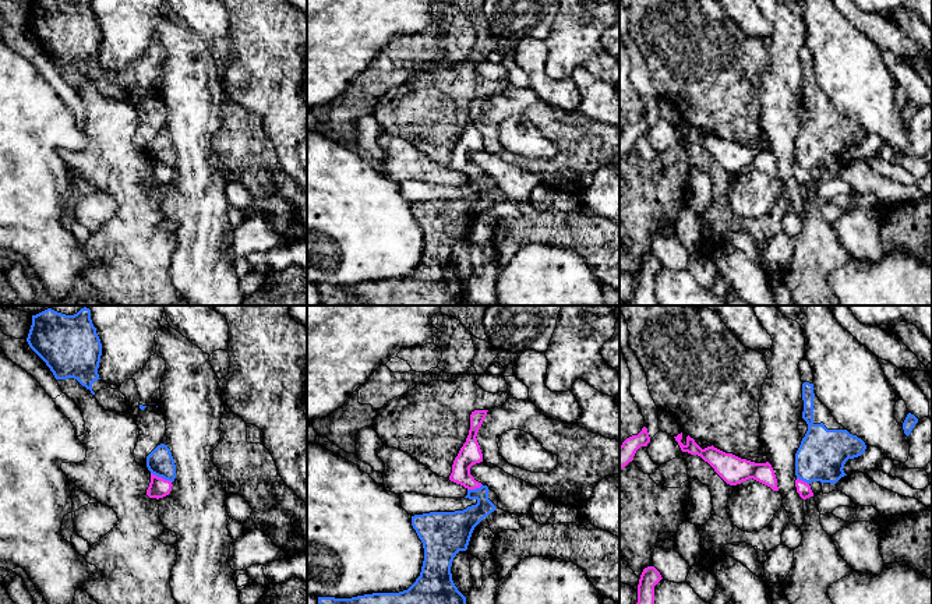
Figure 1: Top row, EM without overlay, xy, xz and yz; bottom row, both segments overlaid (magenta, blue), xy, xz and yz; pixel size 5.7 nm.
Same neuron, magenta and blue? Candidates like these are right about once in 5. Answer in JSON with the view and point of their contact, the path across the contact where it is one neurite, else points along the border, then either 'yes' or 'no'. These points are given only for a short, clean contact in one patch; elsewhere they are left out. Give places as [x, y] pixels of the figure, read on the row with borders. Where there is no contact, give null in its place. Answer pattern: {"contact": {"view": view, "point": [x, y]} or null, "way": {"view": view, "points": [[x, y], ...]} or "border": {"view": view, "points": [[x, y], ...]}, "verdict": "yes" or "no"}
{"contact": {"view": "xy", "point": [161, 477]}, "border": {"view": "xy", "points": [[151, 472], [172, 481]]}, "verdict": "no"}

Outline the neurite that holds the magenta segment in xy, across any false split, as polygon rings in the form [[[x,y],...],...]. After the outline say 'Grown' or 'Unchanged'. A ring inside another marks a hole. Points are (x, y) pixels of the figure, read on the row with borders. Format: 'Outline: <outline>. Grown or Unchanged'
Outline: [[[151,473],[151,483],[146,490],[146,495],[149,498],[156,498],[156,499],[163,498],[170,494],[172,485],[173,485],[172,481]]]. Unchanged

